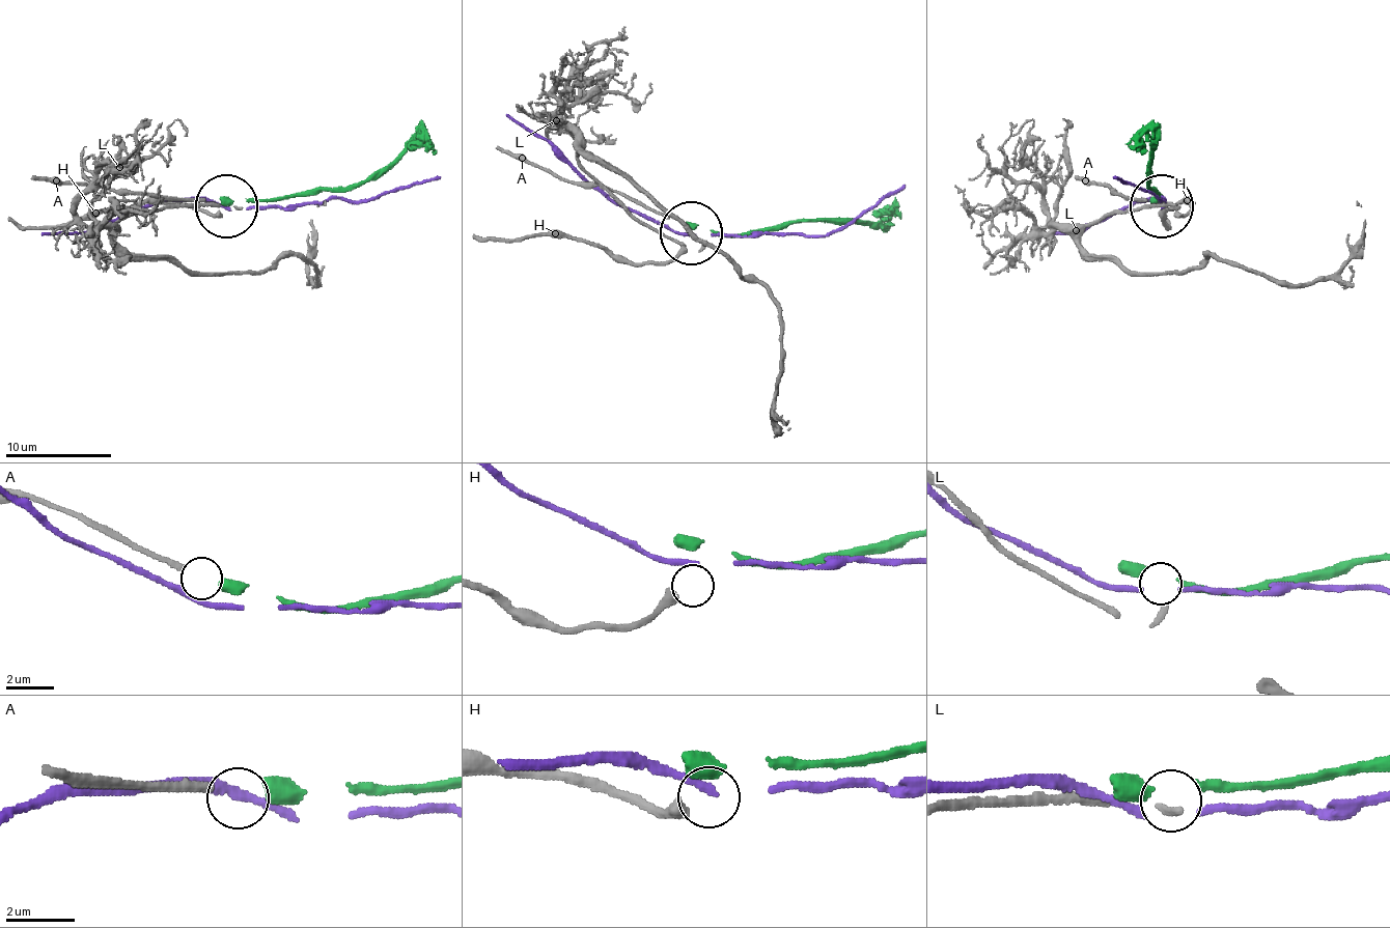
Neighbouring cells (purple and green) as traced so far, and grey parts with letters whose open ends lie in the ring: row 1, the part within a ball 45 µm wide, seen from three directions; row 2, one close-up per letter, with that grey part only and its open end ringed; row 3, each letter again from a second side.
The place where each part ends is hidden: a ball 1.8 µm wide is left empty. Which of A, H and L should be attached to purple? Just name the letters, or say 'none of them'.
none of them

